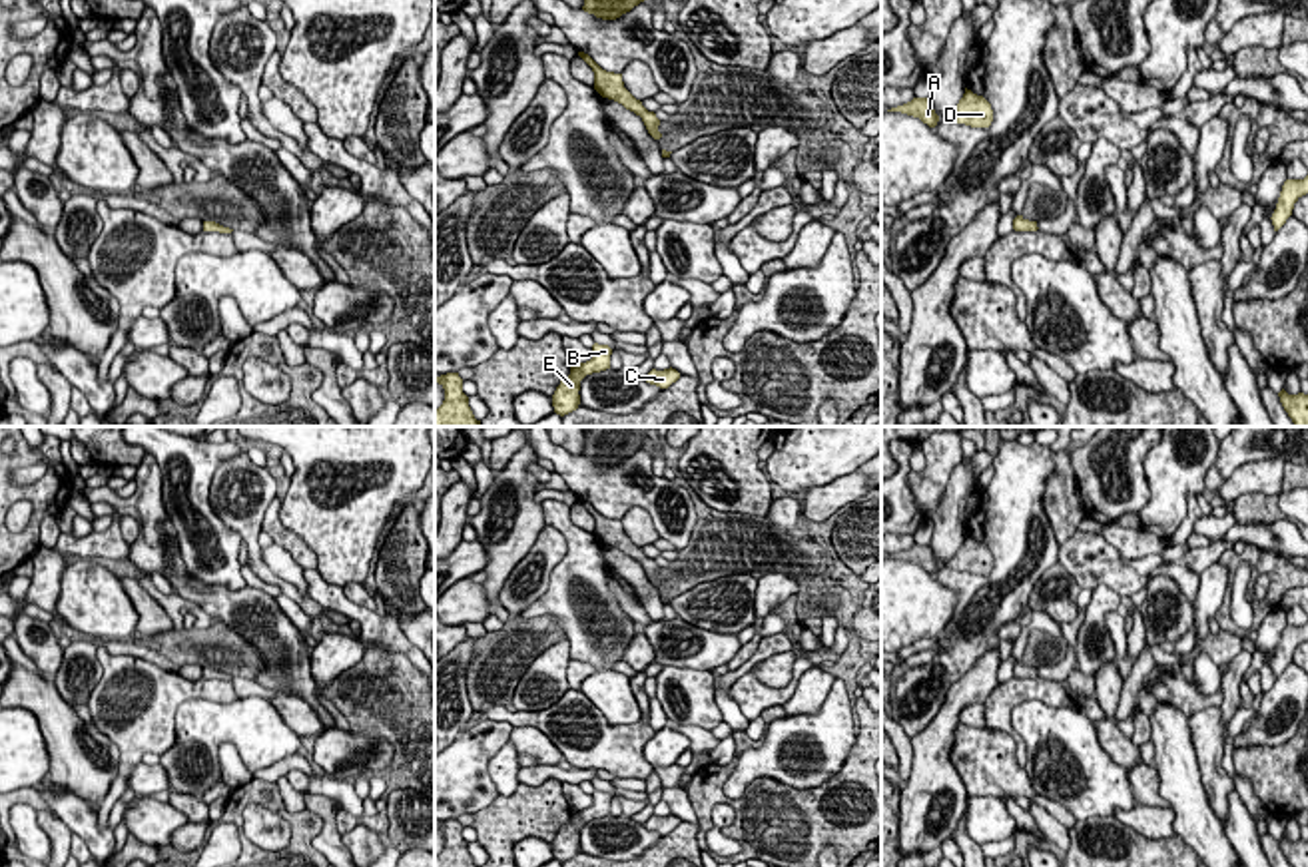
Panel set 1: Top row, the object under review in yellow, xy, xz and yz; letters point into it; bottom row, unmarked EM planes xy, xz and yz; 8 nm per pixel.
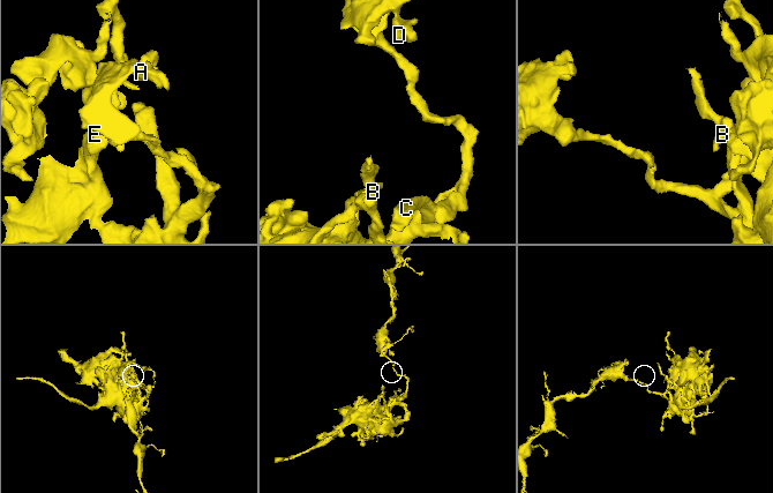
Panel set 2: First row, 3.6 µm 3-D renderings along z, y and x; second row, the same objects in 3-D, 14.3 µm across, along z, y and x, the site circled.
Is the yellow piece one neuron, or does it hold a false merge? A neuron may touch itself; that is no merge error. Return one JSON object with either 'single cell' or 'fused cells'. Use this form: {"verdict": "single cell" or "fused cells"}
{"verdict": "single cell"}

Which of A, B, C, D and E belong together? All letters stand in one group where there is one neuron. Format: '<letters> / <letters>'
A B C D E

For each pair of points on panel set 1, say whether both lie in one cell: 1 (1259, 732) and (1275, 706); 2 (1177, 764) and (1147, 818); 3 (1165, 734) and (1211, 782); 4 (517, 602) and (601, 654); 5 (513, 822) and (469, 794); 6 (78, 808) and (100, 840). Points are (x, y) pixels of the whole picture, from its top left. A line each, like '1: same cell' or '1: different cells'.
1: same cell
2: different cells
3: different cells
4: different cells
5: different cells
6: same cell

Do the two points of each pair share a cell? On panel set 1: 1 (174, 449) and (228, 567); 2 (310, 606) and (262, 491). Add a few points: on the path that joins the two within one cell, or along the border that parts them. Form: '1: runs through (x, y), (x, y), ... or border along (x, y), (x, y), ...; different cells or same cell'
1: runs through (194, 473), (194, 501), (220, 537); same cell
2: runs through (278, 580), (256, 563), (250, 519); same cell

